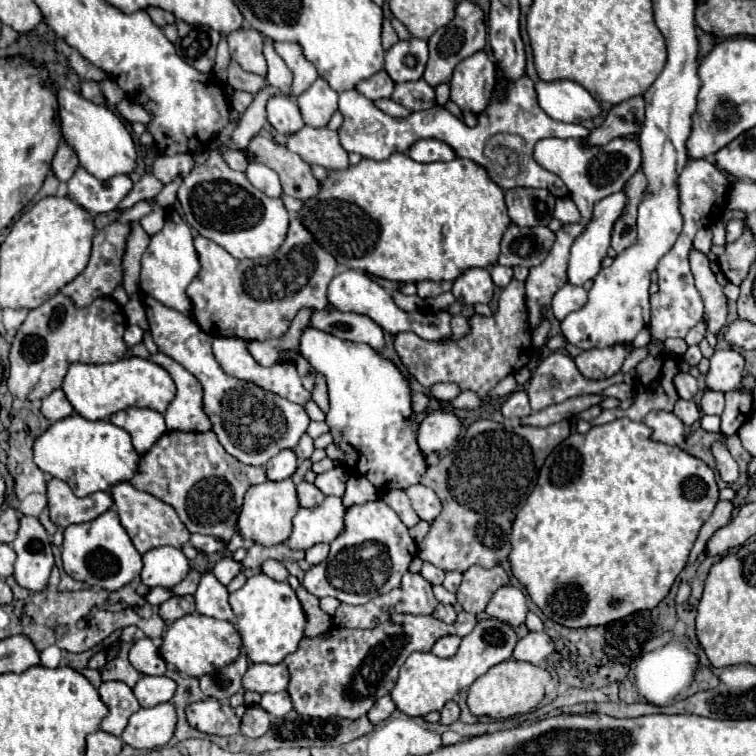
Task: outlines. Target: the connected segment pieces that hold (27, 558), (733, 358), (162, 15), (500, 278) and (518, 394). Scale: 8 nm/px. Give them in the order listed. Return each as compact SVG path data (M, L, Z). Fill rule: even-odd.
M22 516L16 540L12 542L16 552L14 578L22 588L32 592L44 590L54 566L52 542L46 528L34 516Z
M728 348L728 350L716 350L710 358L710 370L704 376L706 390L716 392L728 392L740 386L744 370L744 358L740 352Z
M146 8L146 12L148 12L148 16L152 18L152 22L154 22L156 26L160 26L160 28L164 28L164 26L168 26L168 24L174 24L174 20L176 20L170 12L164 12L162 8Z
M494 264L494 268L492 268L492 280L494 280L494 284L496 286L500 286L500 288L504 288L510 280L512 280L512 268L508 268L508 266L500 266L500 264Z
M516 390L512 392L506 402L502 404L502 416L504 418L524 418L530 414L530 404L528 404L528 396L524 390Z

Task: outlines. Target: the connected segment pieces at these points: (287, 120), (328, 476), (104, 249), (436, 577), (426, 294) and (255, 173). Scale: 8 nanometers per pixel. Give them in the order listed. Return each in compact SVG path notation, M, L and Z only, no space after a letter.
M274 96L268 102L268 122L282 134L294 134L304 126L298 104L286 96Z
M332 468L324 474L316 476L314 486L324 494L324 496L342 496L344 494L344 484L346 484L348 474L340 468Z
M112 222L100 232L96 232L92 240L92 254L88 266L62 288L62 294L70 296L76 302L76 306L88 306L98 296L110 296L116 284L122 282L122 254L128 234L130 234L130 224L120 224L120 222Z
M424 562L420 574L422 574L424 580L428 580L432 586L434 586L434 584L442 584L442 580L444 580L444 570L436 568L436 566L430 564L430 562Z
M426 280L426 282L418 282L416 288L418 288L416 294L420 298L430 298L430 296L438 296L442 292L448 292L452 288L452 282L430 282L430 280Z
M254 162L248 164L246 178L252 182L254 188L258 188L260 192L264 192L270 198L278 198L282 194L282 186L280 186L276 172L264 164L254 164Z

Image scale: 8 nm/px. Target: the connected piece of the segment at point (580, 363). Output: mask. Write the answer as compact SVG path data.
M614 344L614 346L608 346L608 348L586 350L580 356L576 356L574 362L576 362L576 366L578 366L578 370L584 378L604 380L604 378L614 376L622 368L622 362L628 354L630 352L624 346Z

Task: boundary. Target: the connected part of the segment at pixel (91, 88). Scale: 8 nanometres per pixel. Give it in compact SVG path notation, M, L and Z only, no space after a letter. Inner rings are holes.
M82 82L82 86L80 86L80 94L82 94L86 100L94 102L94 104L102 104L102 106L106 104L104 94L100 92L100 88L98 88L96 82Z

